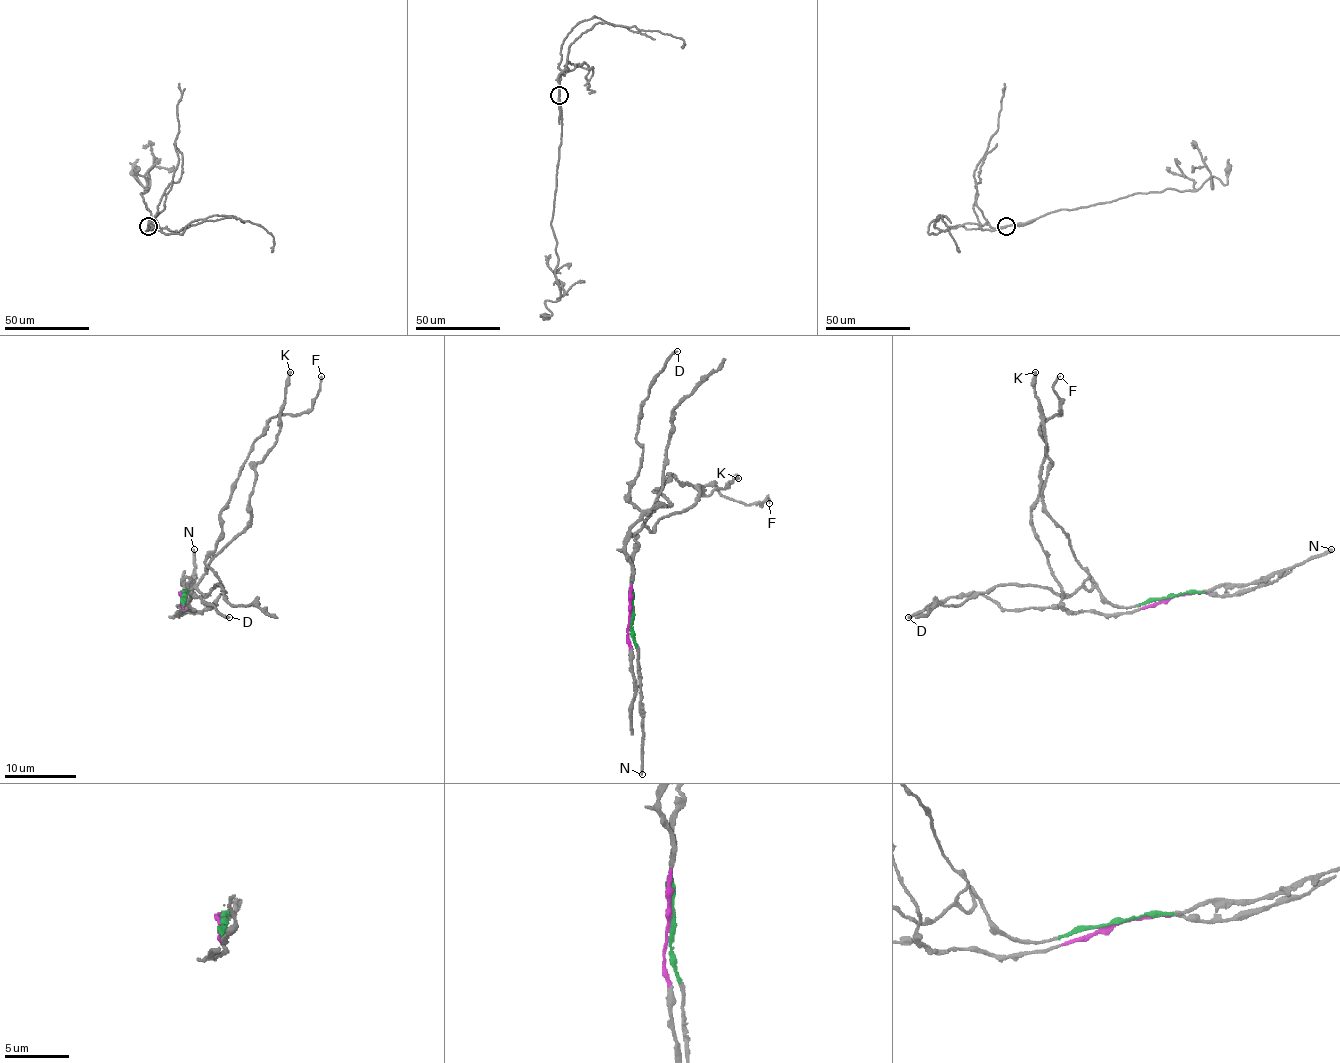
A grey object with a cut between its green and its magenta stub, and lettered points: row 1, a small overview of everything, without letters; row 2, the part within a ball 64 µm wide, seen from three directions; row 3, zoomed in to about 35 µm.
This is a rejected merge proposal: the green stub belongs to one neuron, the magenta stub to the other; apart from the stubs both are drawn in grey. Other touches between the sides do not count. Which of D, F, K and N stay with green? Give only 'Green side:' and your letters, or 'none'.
Green side: K, N

